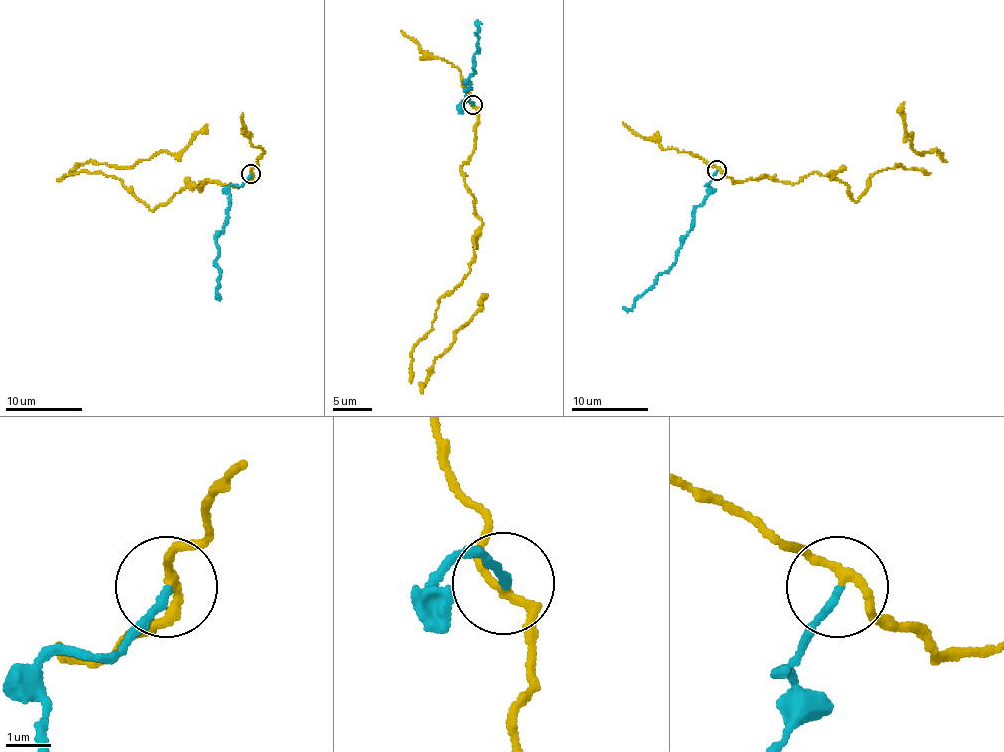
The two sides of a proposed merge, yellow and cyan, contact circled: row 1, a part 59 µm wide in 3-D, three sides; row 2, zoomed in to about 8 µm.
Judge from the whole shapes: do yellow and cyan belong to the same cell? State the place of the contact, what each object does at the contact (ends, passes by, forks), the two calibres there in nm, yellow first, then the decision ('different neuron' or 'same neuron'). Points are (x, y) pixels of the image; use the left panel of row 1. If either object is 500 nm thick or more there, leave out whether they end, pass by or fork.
(250, 174) | yellow passes by | cyan ends | 170/160 nm | different neuron

